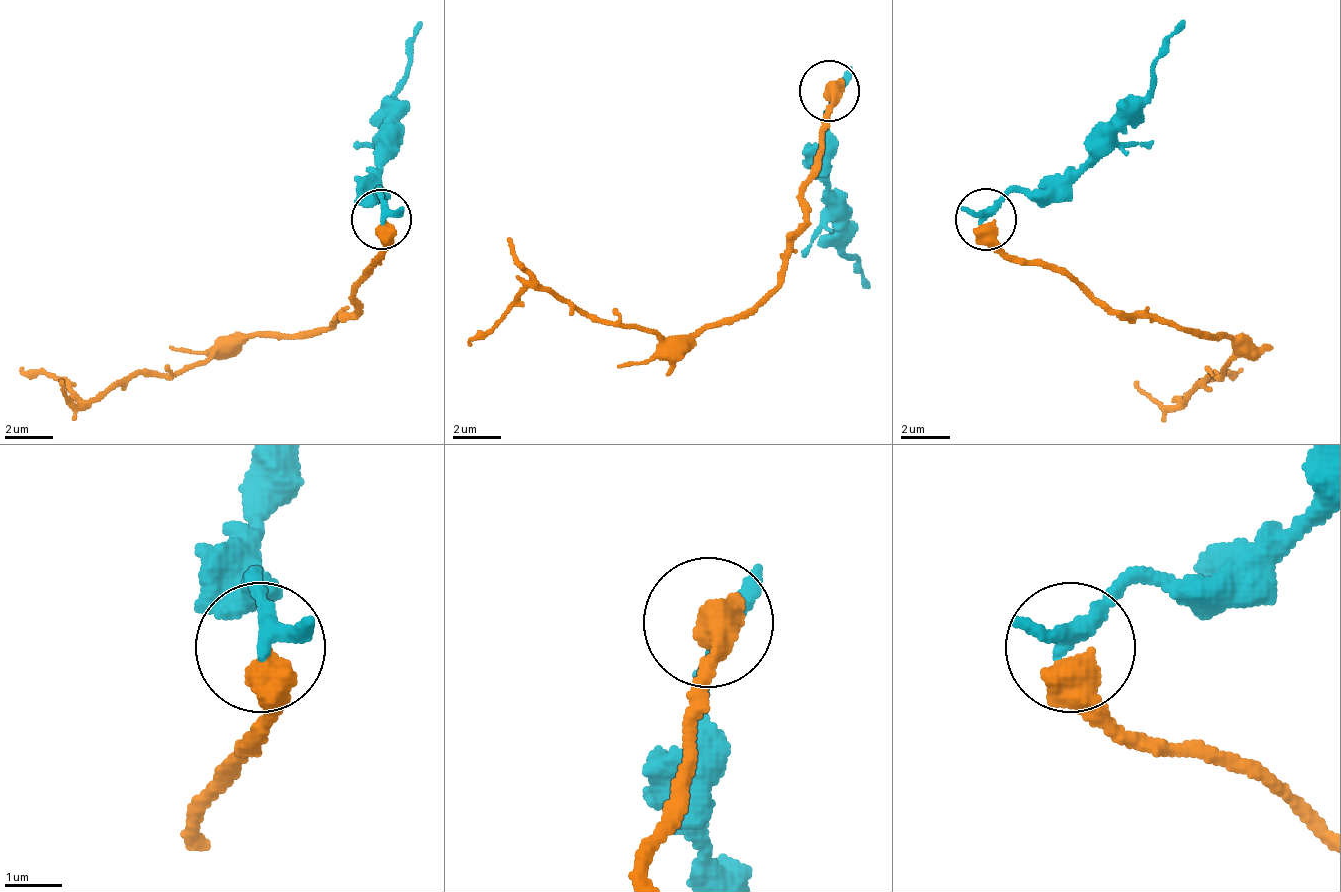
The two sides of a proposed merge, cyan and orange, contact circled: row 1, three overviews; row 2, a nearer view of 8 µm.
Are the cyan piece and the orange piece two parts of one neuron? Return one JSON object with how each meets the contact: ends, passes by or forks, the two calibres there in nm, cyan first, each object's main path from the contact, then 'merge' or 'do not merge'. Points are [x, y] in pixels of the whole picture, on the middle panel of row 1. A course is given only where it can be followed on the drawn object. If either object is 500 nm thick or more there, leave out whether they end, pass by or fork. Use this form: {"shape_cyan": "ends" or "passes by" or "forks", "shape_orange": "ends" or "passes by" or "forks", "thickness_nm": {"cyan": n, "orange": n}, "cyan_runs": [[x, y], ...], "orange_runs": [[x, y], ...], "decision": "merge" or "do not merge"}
{"thickness_nm": {"cyan": 240, "orange": 600}, "cyan_runs": [[828, 92], [828, 219], [870, 286]], "orange_runs": [[834, 92], [822, 171], [803, 189], [785, 274], [749, 310], [670, 334], [591, 322], [531, 286], [470, 346]], "decision": "do not merge"}

